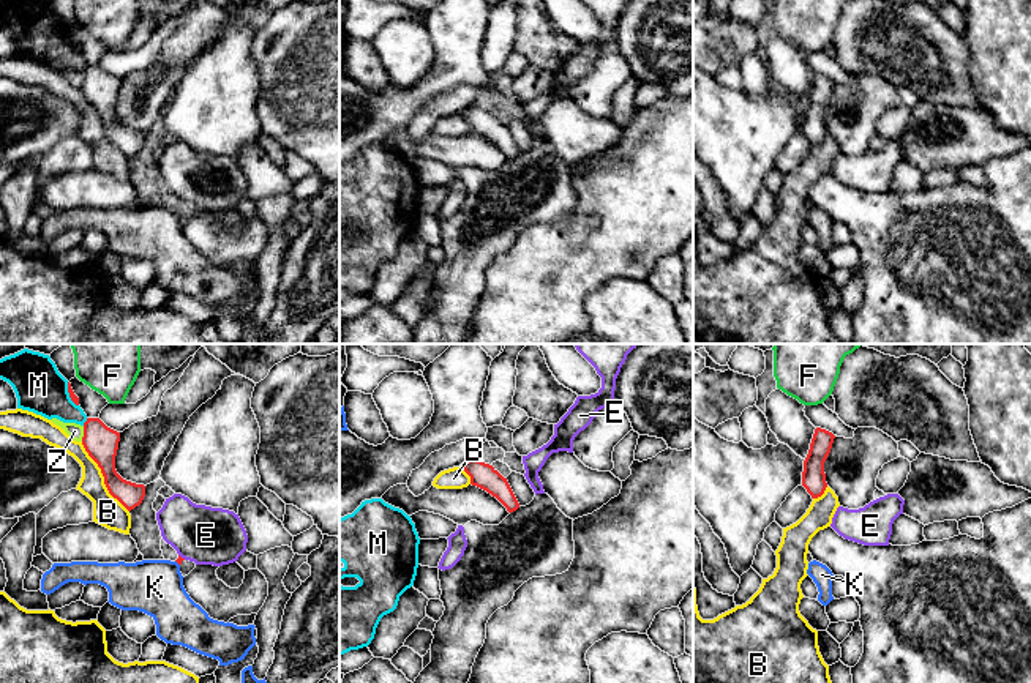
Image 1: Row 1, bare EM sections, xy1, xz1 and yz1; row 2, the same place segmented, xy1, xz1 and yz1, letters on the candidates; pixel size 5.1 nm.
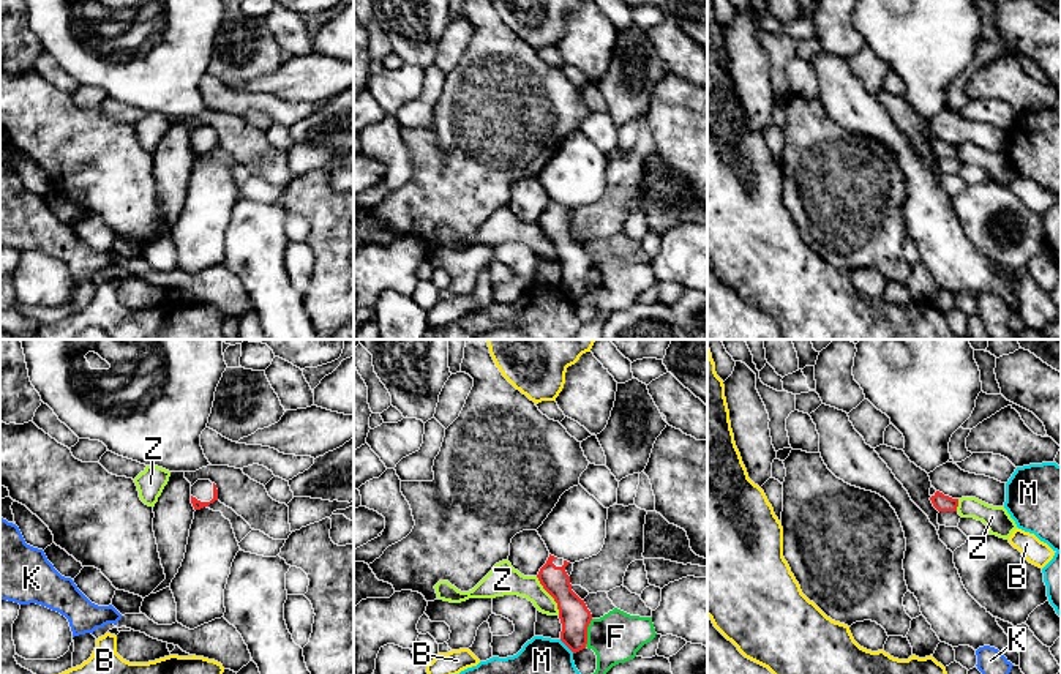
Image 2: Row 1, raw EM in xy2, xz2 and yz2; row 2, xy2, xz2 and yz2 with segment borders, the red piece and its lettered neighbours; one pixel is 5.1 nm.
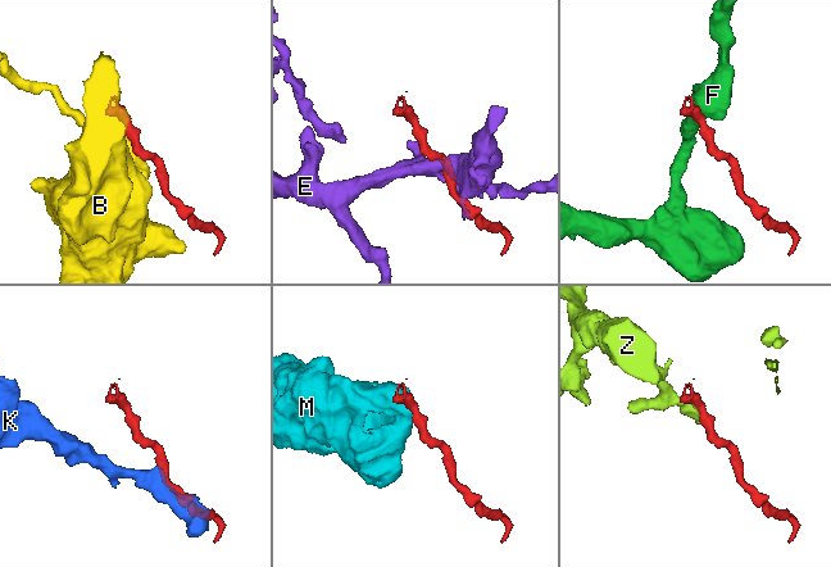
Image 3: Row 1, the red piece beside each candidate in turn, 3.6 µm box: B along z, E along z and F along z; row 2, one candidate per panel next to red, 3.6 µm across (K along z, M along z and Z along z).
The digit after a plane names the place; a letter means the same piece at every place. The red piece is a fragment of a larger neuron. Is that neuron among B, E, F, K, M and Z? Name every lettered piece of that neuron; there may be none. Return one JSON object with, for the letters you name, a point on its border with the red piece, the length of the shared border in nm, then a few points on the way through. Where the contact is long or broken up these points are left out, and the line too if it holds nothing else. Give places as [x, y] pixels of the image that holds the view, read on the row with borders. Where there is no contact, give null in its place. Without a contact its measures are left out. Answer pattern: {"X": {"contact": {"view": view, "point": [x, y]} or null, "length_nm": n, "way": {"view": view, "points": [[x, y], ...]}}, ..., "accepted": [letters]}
{"accepted": []}

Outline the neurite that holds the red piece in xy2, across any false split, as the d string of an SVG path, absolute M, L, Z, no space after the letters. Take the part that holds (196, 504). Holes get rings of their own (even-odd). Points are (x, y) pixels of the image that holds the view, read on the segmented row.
M197 480L191 486L191 504L194 510L208 507L215 500L218 500L218 489L216 485L212 483L210 480Z

